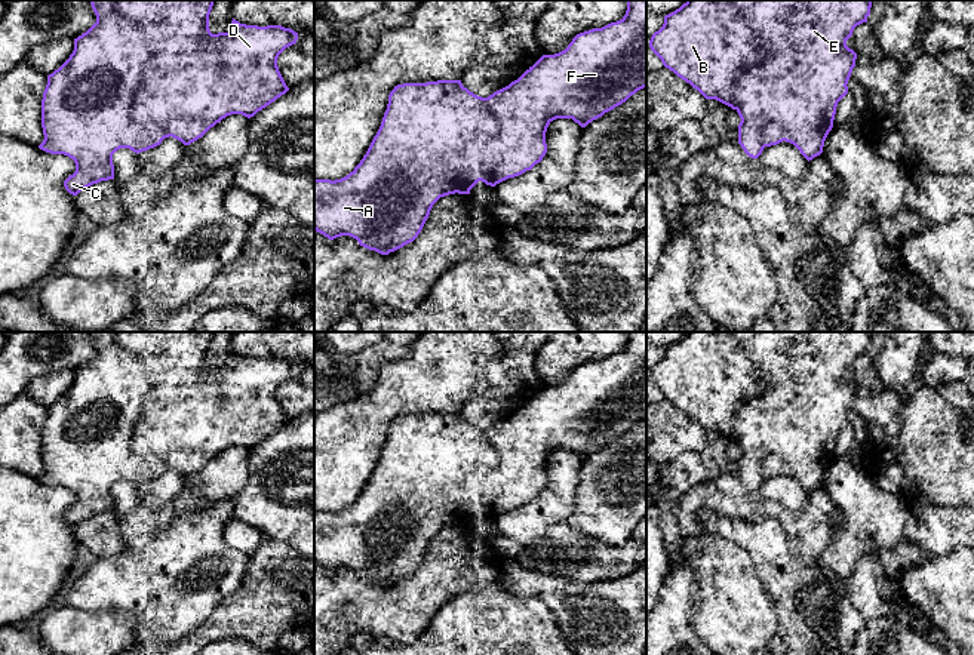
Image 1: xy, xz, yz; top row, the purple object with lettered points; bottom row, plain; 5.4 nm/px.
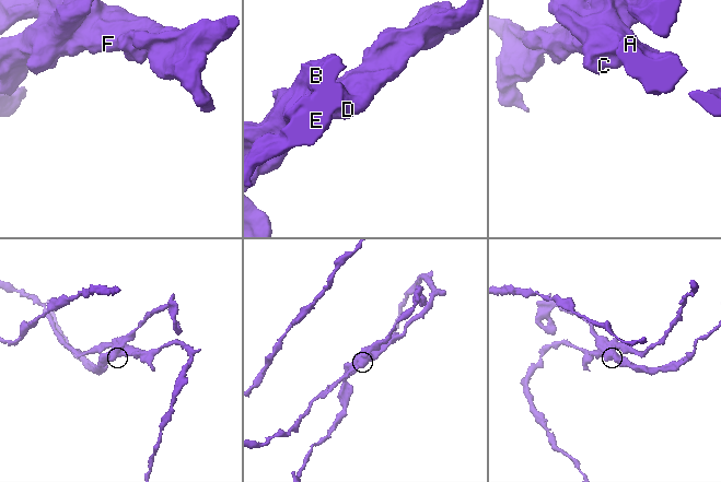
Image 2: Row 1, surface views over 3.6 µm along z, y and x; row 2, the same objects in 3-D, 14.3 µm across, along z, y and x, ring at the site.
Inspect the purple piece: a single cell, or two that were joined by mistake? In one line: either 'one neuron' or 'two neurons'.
two neurons

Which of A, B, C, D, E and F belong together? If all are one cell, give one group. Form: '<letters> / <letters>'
A B C / D E F

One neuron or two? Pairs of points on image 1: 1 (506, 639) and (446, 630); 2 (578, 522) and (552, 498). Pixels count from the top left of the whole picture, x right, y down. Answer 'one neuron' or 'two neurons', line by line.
1: one neuron
2: two neurons

